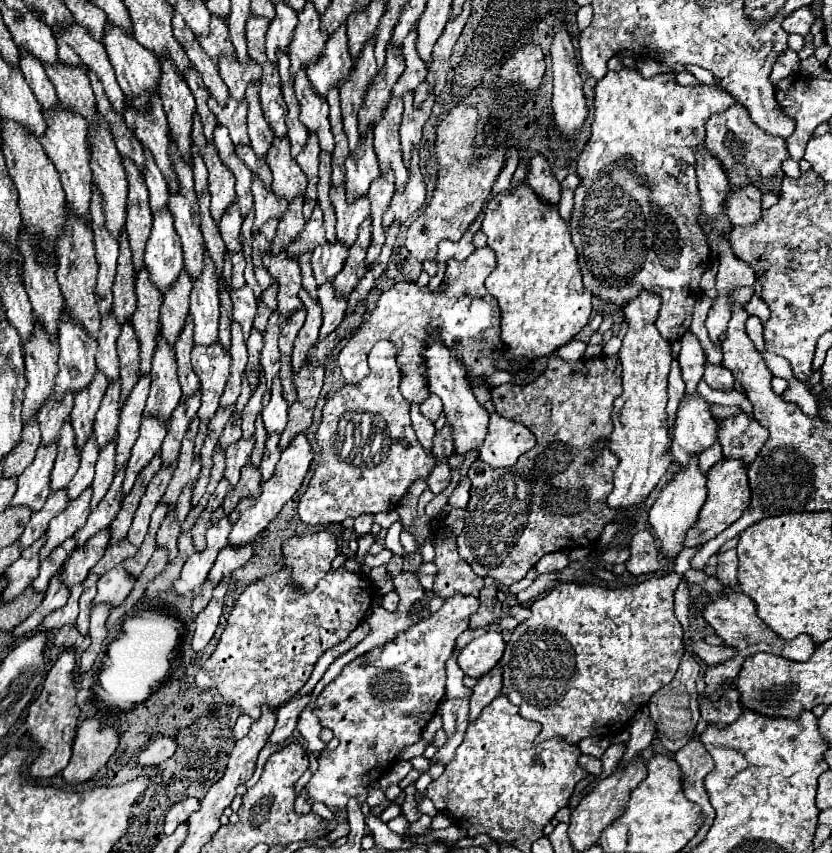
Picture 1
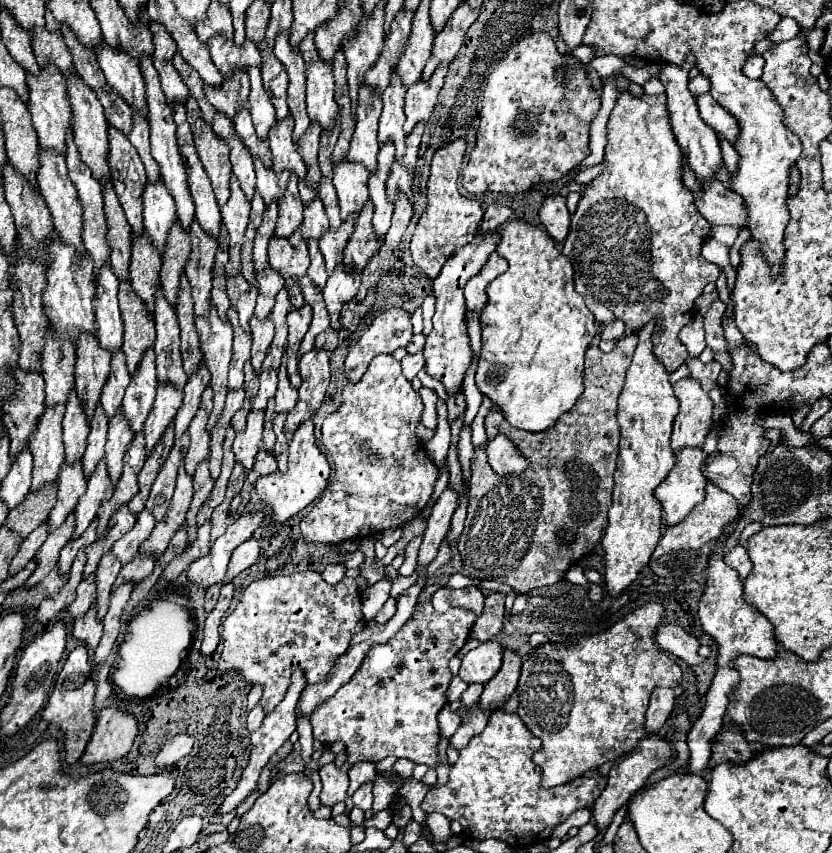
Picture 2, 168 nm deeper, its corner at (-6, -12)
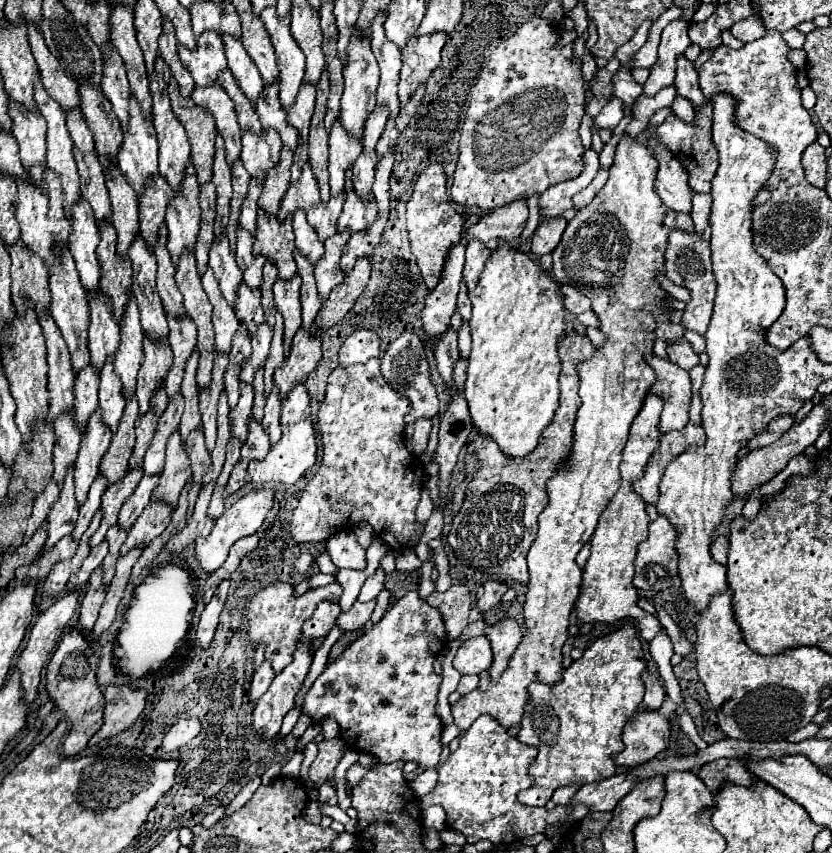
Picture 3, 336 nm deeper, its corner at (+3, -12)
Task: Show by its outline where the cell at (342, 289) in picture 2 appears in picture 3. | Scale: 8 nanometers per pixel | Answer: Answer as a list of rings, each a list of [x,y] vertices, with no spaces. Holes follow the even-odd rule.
[[[349,232],[331,236],[331,240],[327,240],[327,244],[325,244],[325,254],[323,254],[321,262],[315,266],[317,290],[319,290],[319,296],[321,296],[323,302],[327,300],[331,290],[335,286],[339,286],[343,282],[343,278],[345,278],[345,274],[339,268],[339,262],[341,262],[343,248],[345,248],[347,240],[349,240]]]

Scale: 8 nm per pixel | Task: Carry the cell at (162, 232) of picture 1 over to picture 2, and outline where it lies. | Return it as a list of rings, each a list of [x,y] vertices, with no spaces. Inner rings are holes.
[[[160,178],[156,182],[146,180],[144,192],[142,192],[142,204],[144,204],[144,210],[142,210],[144,228],[152,236],[160,252],[164,252],[168,230],[176,220],[176,206],[174,206],[172,194],[168,192],[168,188],[164,188],[164,182]]]

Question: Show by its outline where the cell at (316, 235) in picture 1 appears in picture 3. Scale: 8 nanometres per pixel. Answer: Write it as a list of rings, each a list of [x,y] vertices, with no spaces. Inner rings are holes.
[[[305,164],[299,182],[289,186],[289,190],[287,190],[287,194],[285,194],[283,202],[281,202],[277,220],[285,220],[289,214],[295,214],[297,210],[305,210],[307,212],[313,204],[319,204],[319,202],[321,202],[319,184],[317,184],[309,164]]]

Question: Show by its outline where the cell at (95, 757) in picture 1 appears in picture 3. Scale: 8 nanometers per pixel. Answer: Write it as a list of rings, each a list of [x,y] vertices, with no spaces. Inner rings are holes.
[[[107,686],[105,692],[105,714],[101,730],[91,738],[89,746],[117,736],[133,726],[137,716],[145,708],[145,690],[131,690],[129,686]]]

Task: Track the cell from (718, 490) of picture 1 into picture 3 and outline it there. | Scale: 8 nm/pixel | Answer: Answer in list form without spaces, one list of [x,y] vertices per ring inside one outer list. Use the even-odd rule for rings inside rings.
[[[657,516],[657,520],[649,524],[649,538],[647,542],[639,544],[639,552],[635,558],[635,580],[633,580],[635,588],[645,592],[661,592],[681,582],[677,542],[679,542],[679,532],[665,516]]]

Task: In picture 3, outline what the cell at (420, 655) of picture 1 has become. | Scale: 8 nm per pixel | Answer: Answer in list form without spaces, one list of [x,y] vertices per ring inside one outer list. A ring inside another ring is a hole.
[[[407,592],[399,598],[385,616],[369,626],[365,634],[347,648],[347,652],[335,662],[329,664],[323,674],[315,680],[313,688],[305,696],[303,714],[313,722],[321,724],[327,718],[333,718],[339,724],[339,734],[347,750],[357,750],[371,754],[381,764],[391,764],[395,760],[417,762],[421,768],[435,768],[441,756],[441,720],[435,714],[437,692],[441,676],[433,670],[433,662],[447,644],[447,632],[441,612],[431,608],[425,600],[419,598],[419,592]]]

